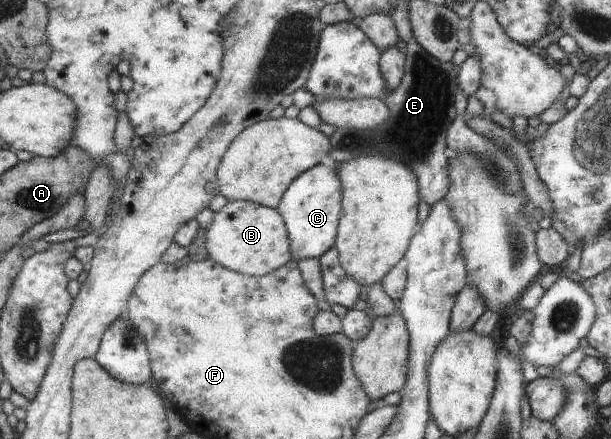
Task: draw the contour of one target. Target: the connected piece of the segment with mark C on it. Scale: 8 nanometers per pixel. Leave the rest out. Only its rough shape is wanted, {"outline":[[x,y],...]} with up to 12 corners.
{"outline":[[336,167],[305,171],[278,213],[295,261],[336,247],[343,185]]}

